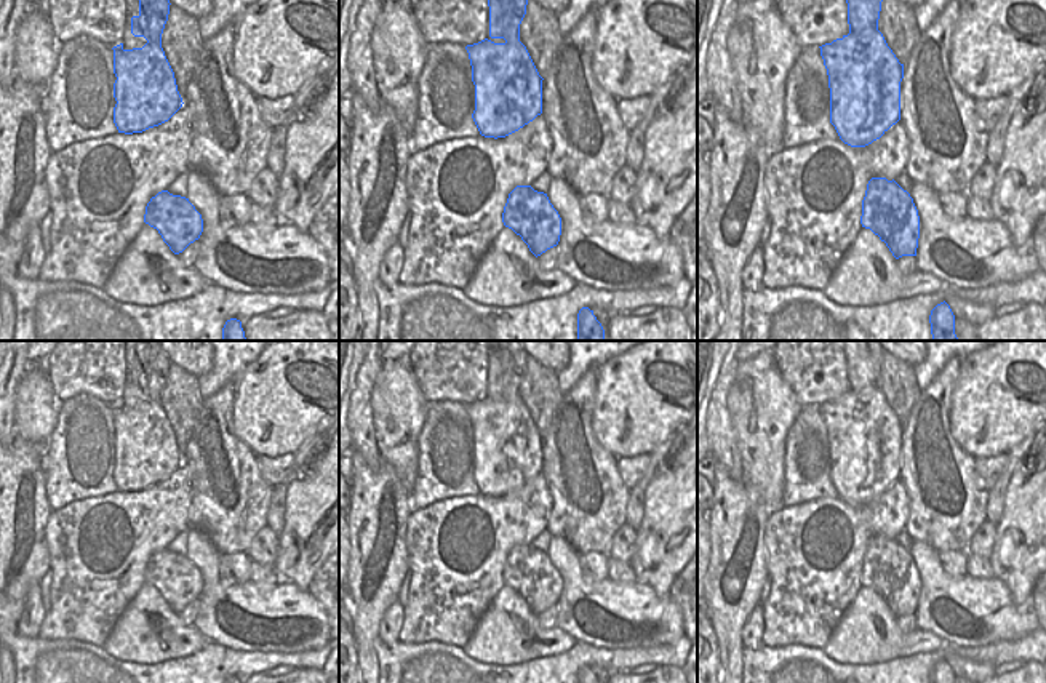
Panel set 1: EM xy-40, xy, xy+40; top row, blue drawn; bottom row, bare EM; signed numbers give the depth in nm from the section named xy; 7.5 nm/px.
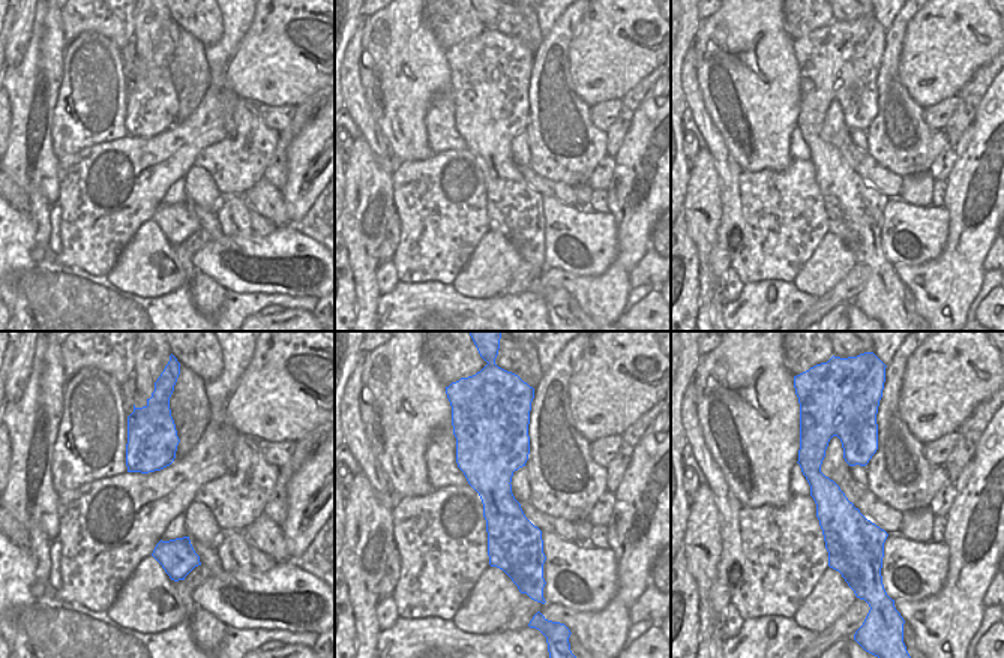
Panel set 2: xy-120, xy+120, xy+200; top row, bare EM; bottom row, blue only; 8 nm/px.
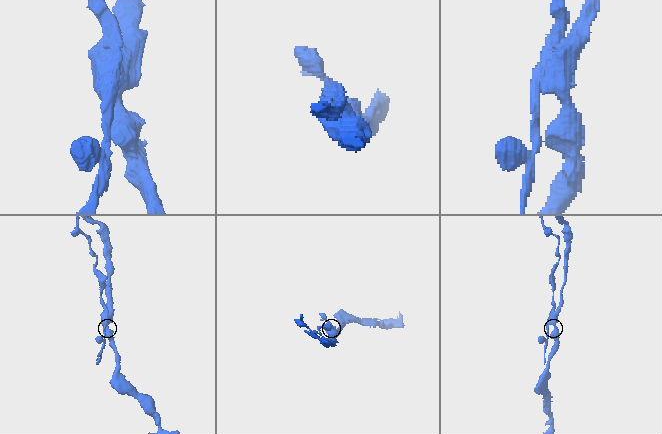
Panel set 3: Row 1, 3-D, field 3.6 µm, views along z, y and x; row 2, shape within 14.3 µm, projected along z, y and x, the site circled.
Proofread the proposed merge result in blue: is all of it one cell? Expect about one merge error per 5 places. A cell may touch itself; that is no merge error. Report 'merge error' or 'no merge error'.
merge error

